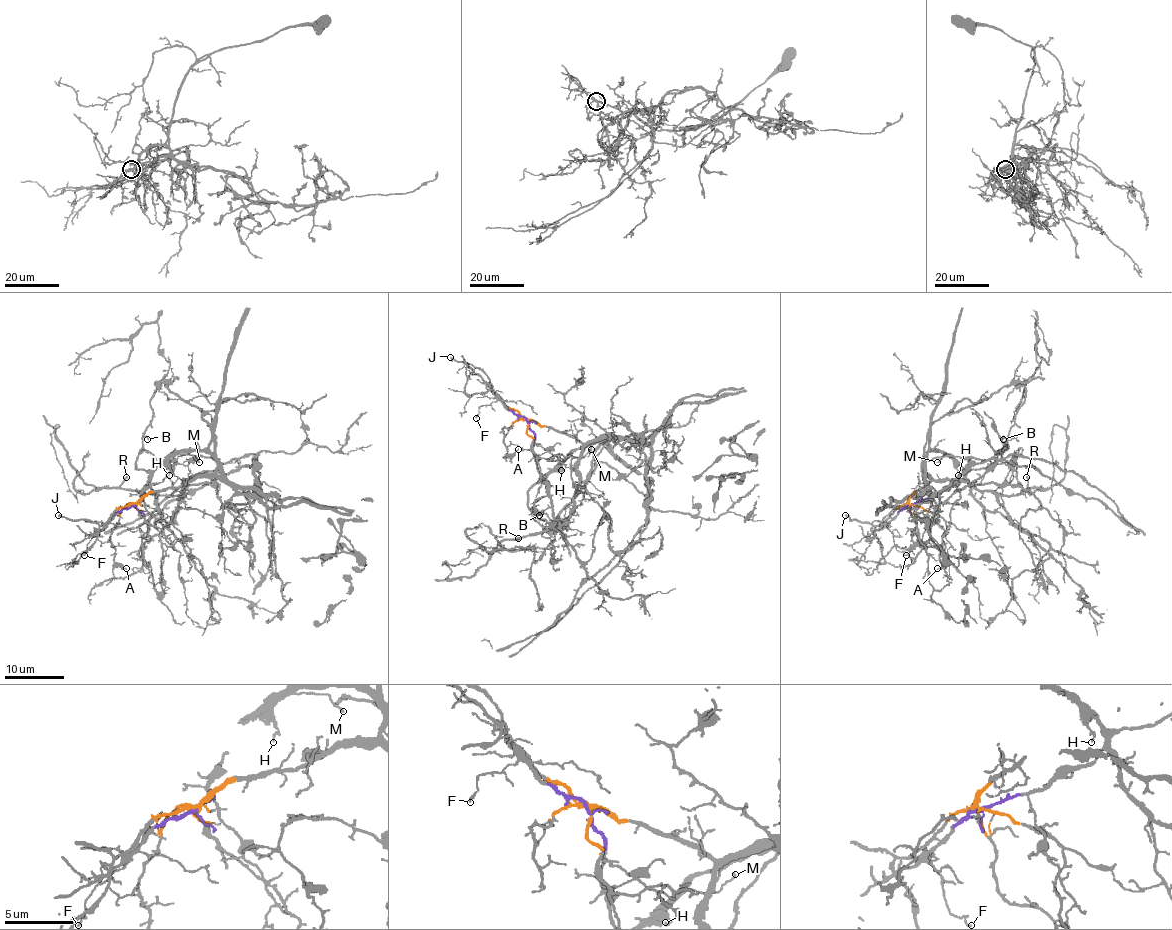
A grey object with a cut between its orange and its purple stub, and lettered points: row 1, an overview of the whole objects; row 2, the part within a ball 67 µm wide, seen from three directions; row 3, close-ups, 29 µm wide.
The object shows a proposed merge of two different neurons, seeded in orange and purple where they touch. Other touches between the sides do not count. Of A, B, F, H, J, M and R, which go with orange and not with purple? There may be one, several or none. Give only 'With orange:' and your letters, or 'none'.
With orange: A, J, R

